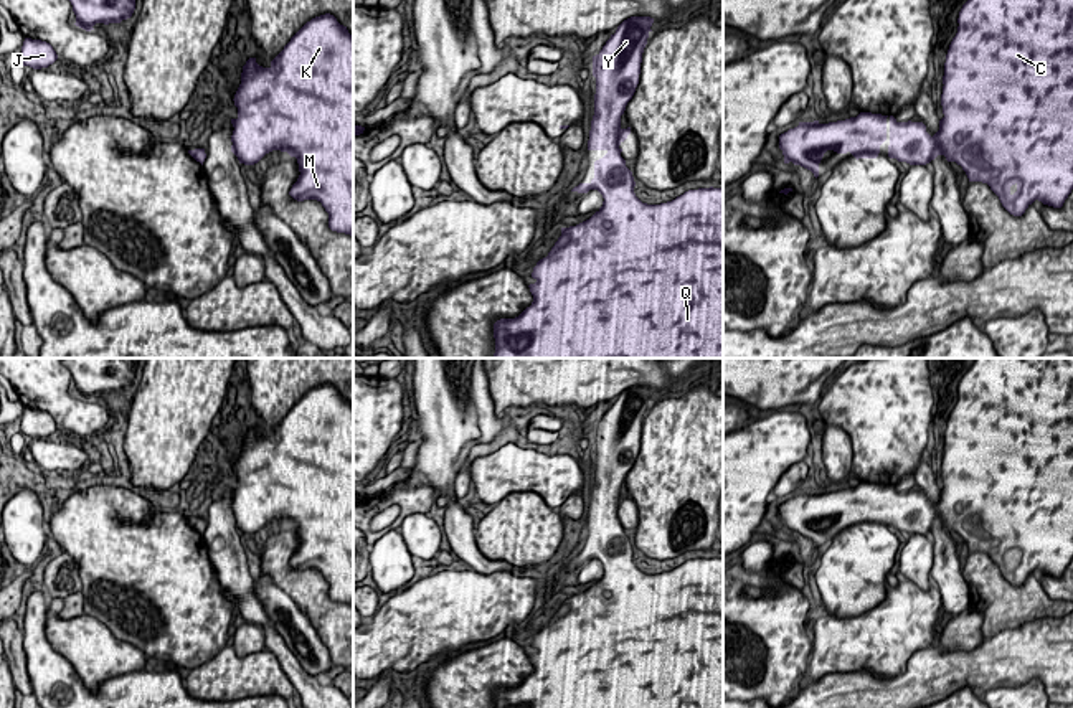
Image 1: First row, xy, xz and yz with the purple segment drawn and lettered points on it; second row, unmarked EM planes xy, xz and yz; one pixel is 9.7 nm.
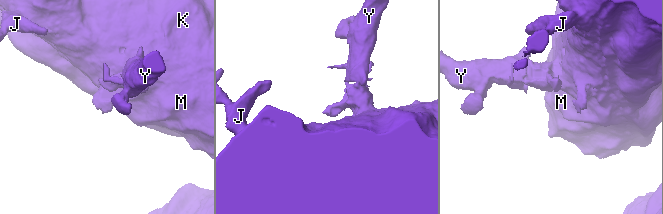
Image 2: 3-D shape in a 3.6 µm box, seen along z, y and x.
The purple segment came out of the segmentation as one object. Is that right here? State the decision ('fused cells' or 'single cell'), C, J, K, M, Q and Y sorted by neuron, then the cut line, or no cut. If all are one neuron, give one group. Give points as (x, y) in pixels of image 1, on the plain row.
single cell; groups C J K M Q Y; cut none

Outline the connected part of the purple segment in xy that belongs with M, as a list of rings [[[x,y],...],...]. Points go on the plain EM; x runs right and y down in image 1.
[[[330,383],[307,391],[271,431],[269,437],[249,427],[243,436],[241,454],[234,464],[238,487],[231,489],[231,522],[239,533],[254,535],[272,520],[297,528],[299,548],[289,564],[297,569],[317,569],[329,583],[329,597],[353,606],[353,406]]]

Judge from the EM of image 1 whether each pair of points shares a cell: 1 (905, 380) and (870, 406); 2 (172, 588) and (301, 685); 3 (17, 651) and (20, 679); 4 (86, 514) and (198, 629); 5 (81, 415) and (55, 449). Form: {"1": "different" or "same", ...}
{"1": "same", "2": "different", "3": "same", "4": "same", "5": "different"}

